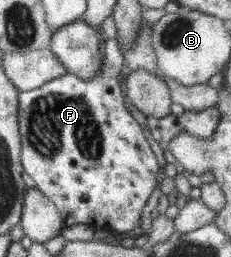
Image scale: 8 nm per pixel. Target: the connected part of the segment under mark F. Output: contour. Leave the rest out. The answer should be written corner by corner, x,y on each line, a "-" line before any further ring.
105,38
105,44
108,49
103,56
103,66
92,81
78,79
67,71
62,77
48,81
38,89
18,94
20,161
23,171
34,180
35,187
57,207
64,226
85,223
121,233
140,225
142,209
156,187
161,158
147,132
124,106
125,97
120,90
118,74
124,68
125,61
119,42
116,38
108,38
108,41

